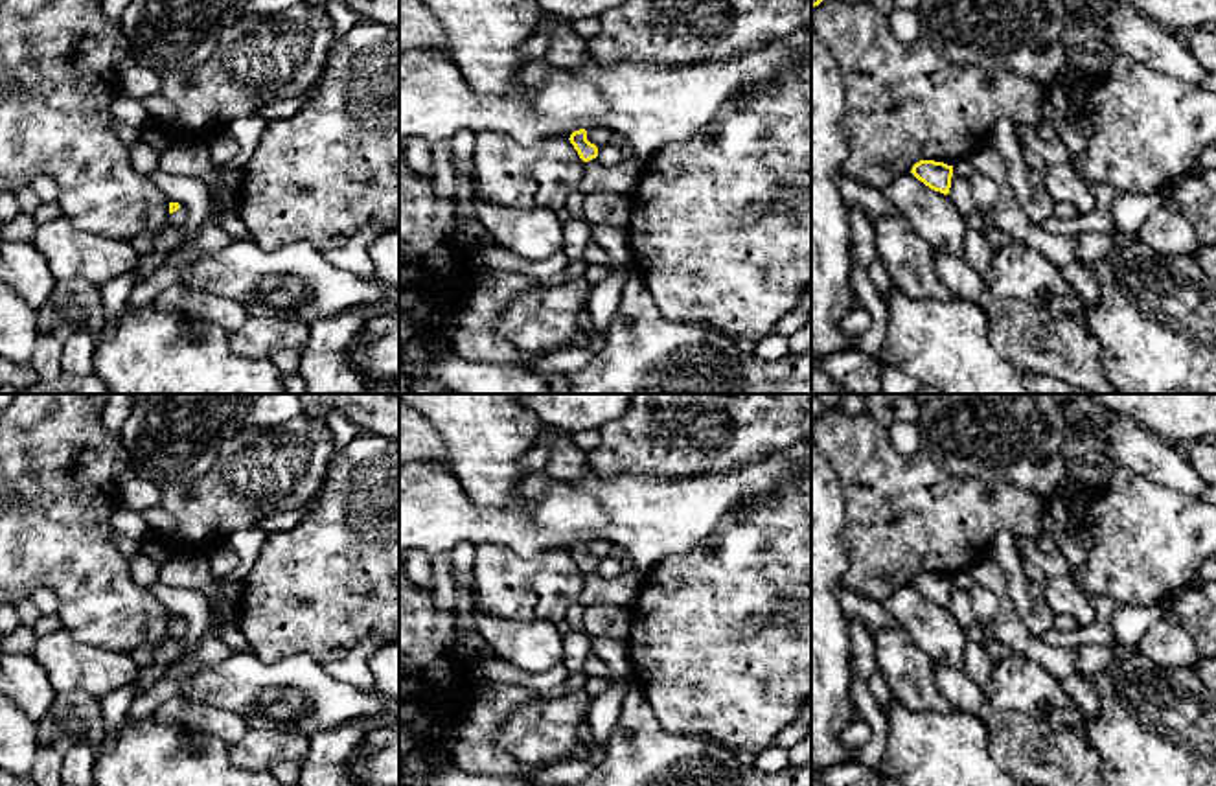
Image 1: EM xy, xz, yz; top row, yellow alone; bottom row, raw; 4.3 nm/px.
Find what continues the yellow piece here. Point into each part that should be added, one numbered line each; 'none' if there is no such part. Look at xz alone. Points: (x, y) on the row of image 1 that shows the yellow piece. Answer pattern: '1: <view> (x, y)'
1: xz (622, 177)

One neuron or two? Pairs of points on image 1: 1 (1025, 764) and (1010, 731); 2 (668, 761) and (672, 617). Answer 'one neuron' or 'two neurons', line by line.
1: one neuron
2: two neurons

